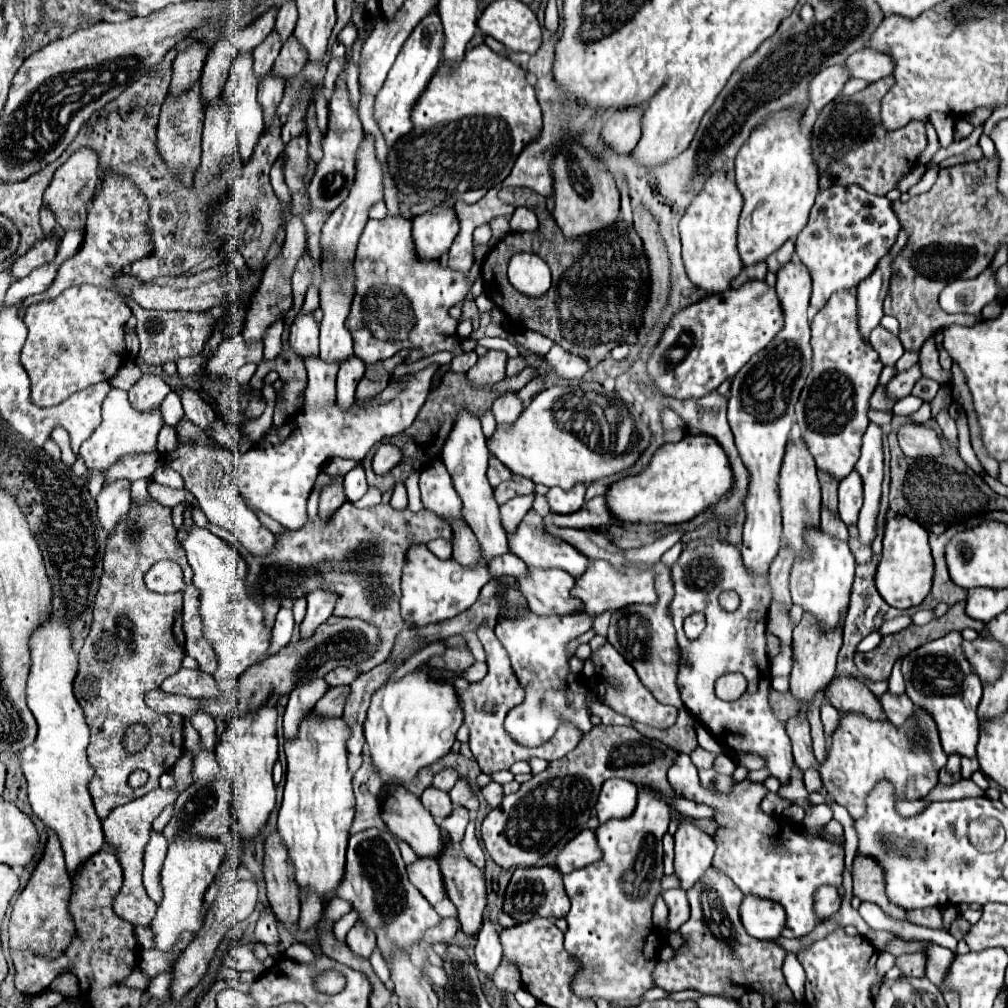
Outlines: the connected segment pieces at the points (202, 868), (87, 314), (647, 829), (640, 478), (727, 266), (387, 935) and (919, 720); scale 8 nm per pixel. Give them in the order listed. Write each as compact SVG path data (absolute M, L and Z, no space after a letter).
M177 839L169 843L169 851L161 871L163 901L157 907L157 915L151 923L153 947L161 953L171 953L173 947L181 941L183 933L197 933L203 925L201 909L203 897L215 879L225 855L225 845L221 841L203 841L203 839Z
M95 285L69 287L53 301L33 303L23 317L29 335L21 349L21 365L31 379L31 399L41 399L41 407L53 407L71 397L73 393L87 389L95 383L109 383L119 367L125 363L125 333L123 325L131 317L131 309L123 303L123 297L115 291L105 291Z
M639 789L637 807L631 817L609 819L597 827L603 859L563 875L565 891L571 899L571 909L565 917L569 925L565 949L583 963L583 971L573 981L573 991L580 998L623 1000L625 1005L635 1005L653 987L651 973L657 963L661 933L653 929L651 909L657 895L661 895L663 859L659 855L663 855L661 839L667 833L669 821L671 811L665 799L653 791Z
M687 433L677 443L665 443L657 449L651 465L635 477L625 477L613 483L607 491L607 505L613 515L627 523L671 523L691 521L701 511L717 507L729 497L735 477L731 463L709 435Z
M715 173L707 179L705 189L693 199L687 213L679 223L683 243L683 263L689 279L695 287L707 293L721 293L731 287L731 281L739 277L743 263L737 253L737 221L743 199L735 183L727 181L723 173Z
M367 829L349 837L347 847L347 875L339 885L337 895L353 905L357 921L377 935L377 947L383 959L389 963L393 951L409 951L415 943L421 943L427 929L439 925L443 917L433 909L421 891L407 879L407 865L401 859L397 841L377 829Z
M917 709L901 729L893 727L889 721L869 721L863 715L849 713L841 717L841 725L833 735L827 761L821 765L821 775L823 775L823 787L833 795L835 803L843 805L853 819L861 819L867 809L867 795L875 789L875 783L887 779L893 785L895 799L919 801L927 797L927 793L937 785L937 773L945 763L947 763L947 755L941 749L935 723L925 711Z

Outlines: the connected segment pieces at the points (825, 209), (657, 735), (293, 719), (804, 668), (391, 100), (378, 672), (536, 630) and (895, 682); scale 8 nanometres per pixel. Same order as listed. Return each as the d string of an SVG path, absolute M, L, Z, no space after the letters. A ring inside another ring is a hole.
M833 185L819 191L809 215L809 223L795 241L797 259L809 267L813 279L813 293L809 305L809 319L823 309L829 297L837 291L851 291L867 279L879 259L891 251L899 235L899 221L887 197L877 197L857 185Z
M679 709L679 715L677 715L677 723L669 729L653 729L653 727L647 727L647 725L639 725L635 723L633 725L641 735L645 737L651 737L651 739L659 739L663 741L663 745L671 747L673 751L677 753L685 753L689 755L689 751L695 751L695 745L697 743L697 737L695 737L695 717L687 713L687 709Z
M313 679L313 681L297 685L291 691L289 703L285 709L285 717L283 717L283 737L287 741L297 735L301 721L315 707L315 703L325 695L327 689L329 685L325 683L325 679Z
M803 615L801 623L793 629L793 671L789 677L789 683L791 683L789 691L801 703L801 709L797 713L799 719L807 719L813 697L819 691L825 691L825 687L831 683L835 675L835 659L837 659L839 647L841 647L841 631L837 629L835 633L821 635L821 629L811 615Z
M427 15L409 35L405 41L401 53L397 55L395 65L391 67L381 91L375 95L375 105L373 105L373 117L377 121L377 127L381 129L387 147L391 149L403 135L407 135L413 127L411 123L411 111L427 89L429 81L433 79L437 67L439 67L439 53L441 53L441 43L443 43L443 27L439 23L439 15Z
M417 649L413 651L407 651L403 653L401 659L397 659L395 663L381 663L377 667L373 667L369 673L361 675L355 679L355 683L351 683L351 693L347 697L347 703L345 703L345 711L343 711L343 721L347 723L349 731L351 731L351 737L347 739L347 753L349 755L361 755L361 749L363 749L363 743L365 743L365 737L363 737L363 723L365 723L365 715L367 715L367 709L369 709L369 703L371 703L371 695L385 683L385 679L393 673L393 669L403 661L407 659L409 655L413 655Z
M525 613L517 619L499 619L495 635L509 653L511 667L525 687L525 699L507 713L505 731L527 747L537 747L555 735L559 723L571 723L579 731L589 731L589 709L585 705L585 687L579 683L577 675L569 671L565 645L589 631L593 625L591 615L551 615L539 617L535 613Z
M897 661L897 665L893 667L891 679L889 679L889 691L891 691L891 695L903 695L905 693L905 683L903 683L903 675L901 675L899 667L901 667L901 661Z

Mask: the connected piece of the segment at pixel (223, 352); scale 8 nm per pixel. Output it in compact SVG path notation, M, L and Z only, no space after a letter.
M239 335L223 341L215 355L207 361L207 375L225 377L245 363L259 363L263 359L263 345L247 345Z

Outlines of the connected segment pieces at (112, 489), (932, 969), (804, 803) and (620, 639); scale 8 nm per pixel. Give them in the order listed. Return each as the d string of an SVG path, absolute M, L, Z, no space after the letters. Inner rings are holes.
M127 479L115 481L101 489L97 497L97 515L103 531L111 535L119 521L129 513L130 509L130 486Z
M923 941L923 955L927 955L927 973L925 977L931 979L931 983L935 985L941 985L939 981L943 979L951 959L953 959L953 951L941 947L941 945L935 945L931 941Z
M795 767L793 773L791 773L791 781L789 781L787 785L779 787L779 795L781 795L783 799L787 799L787 801L799 805L801 809L809 809L809 807L811 807L811 803L809 803L809 793L807 793L807 789L805 789L805 785L803 785L803 771L799 771L797 767Z
M661 563L651 565L651 569L655 571L655 585L659 591L657 605L629 605L625 609L615 611L611 617L607 641L627 659L629 665L633 665L641 683L653 693L653 697L659 703L673 705L679 709L683 707L679 685L677 685L681 655L675 637L675 627L669 615L669 603L673 599L673 581L667 567L663 567Z

